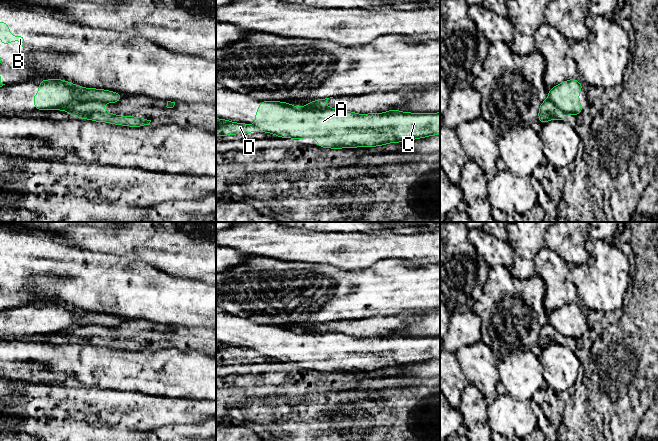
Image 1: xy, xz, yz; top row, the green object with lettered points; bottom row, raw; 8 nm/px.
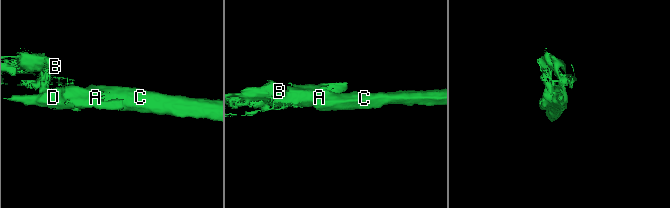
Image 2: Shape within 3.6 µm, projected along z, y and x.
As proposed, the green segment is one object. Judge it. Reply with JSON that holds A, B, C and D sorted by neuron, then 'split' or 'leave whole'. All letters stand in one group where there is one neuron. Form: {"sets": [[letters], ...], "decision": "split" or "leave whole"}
{"sets": [["A", "C"], ["B", "D"]], "decision": "split"}

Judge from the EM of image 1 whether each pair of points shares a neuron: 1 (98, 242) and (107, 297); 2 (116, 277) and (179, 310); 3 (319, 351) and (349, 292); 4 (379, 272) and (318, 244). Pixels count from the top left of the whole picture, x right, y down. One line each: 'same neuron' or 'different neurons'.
1: different neurons
2: same neuron
3: different neurons
4: different neurons

